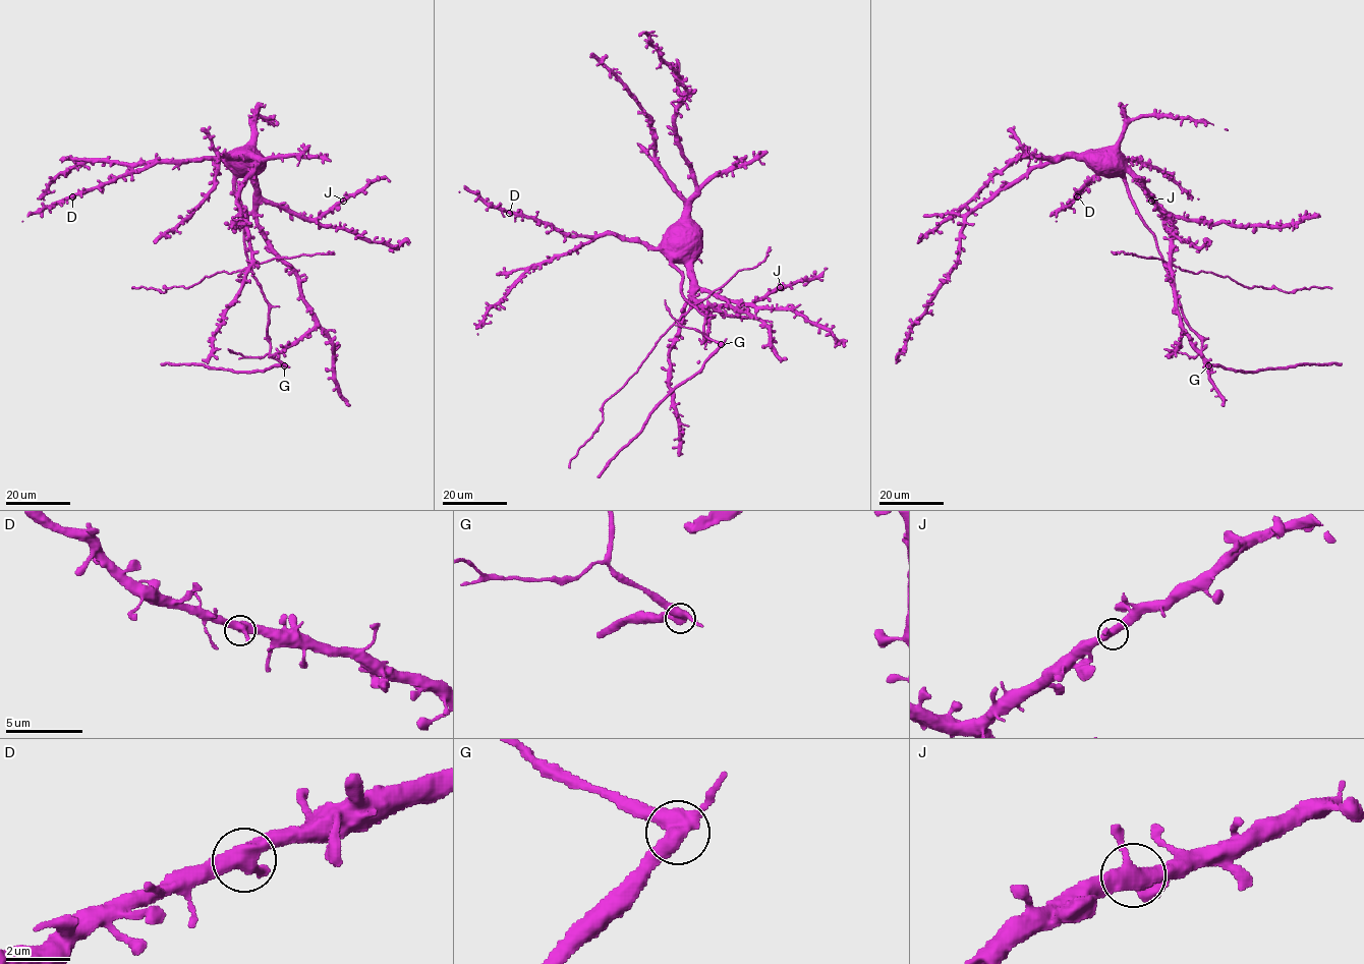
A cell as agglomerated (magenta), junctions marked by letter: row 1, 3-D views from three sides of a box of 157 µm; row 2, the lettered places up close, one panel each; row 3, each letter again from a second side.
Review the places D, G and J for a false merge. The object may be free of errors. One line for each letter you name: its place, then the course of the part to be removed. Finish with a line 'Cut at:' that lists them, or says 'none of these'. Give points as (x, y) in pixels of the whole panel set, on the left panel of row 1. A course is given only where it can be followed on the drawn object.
G: place (284, 365)
Cut at: G

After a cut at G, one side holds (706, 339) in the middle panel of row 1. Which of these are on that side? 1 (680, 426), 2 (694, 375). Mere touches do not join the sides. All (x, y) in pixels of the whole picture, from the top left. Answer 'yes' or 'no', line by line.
1: yes
2: no

